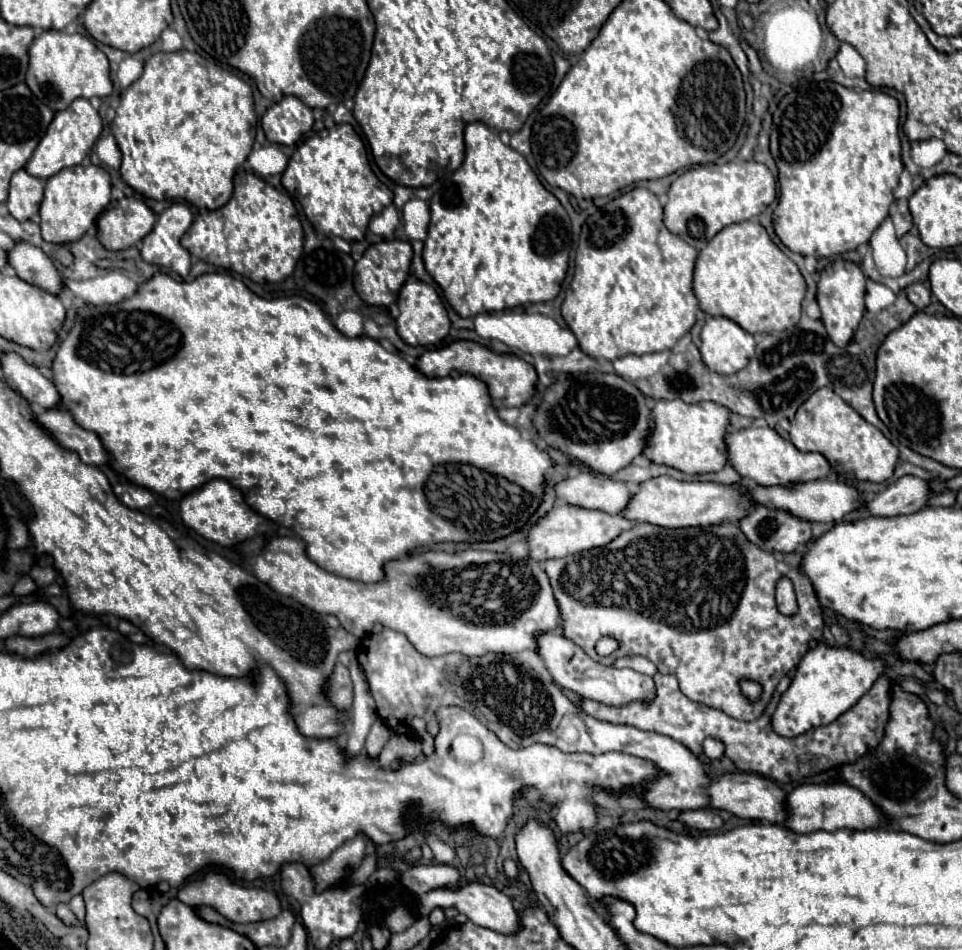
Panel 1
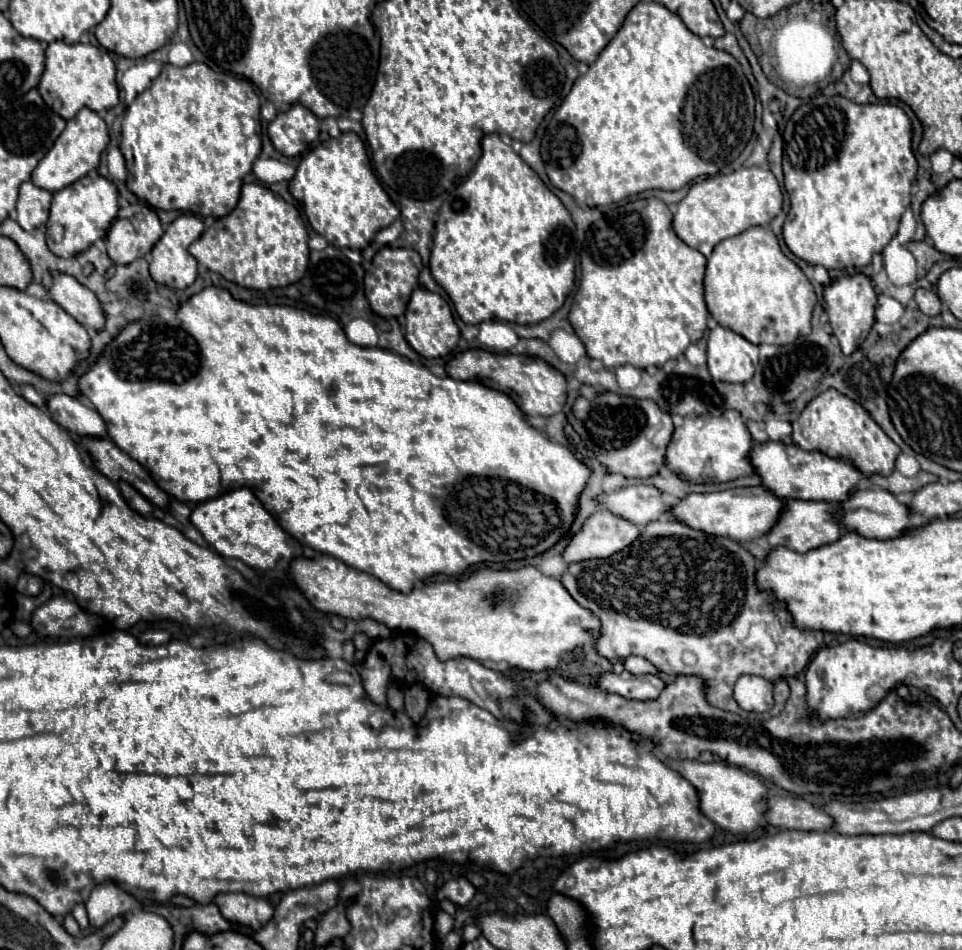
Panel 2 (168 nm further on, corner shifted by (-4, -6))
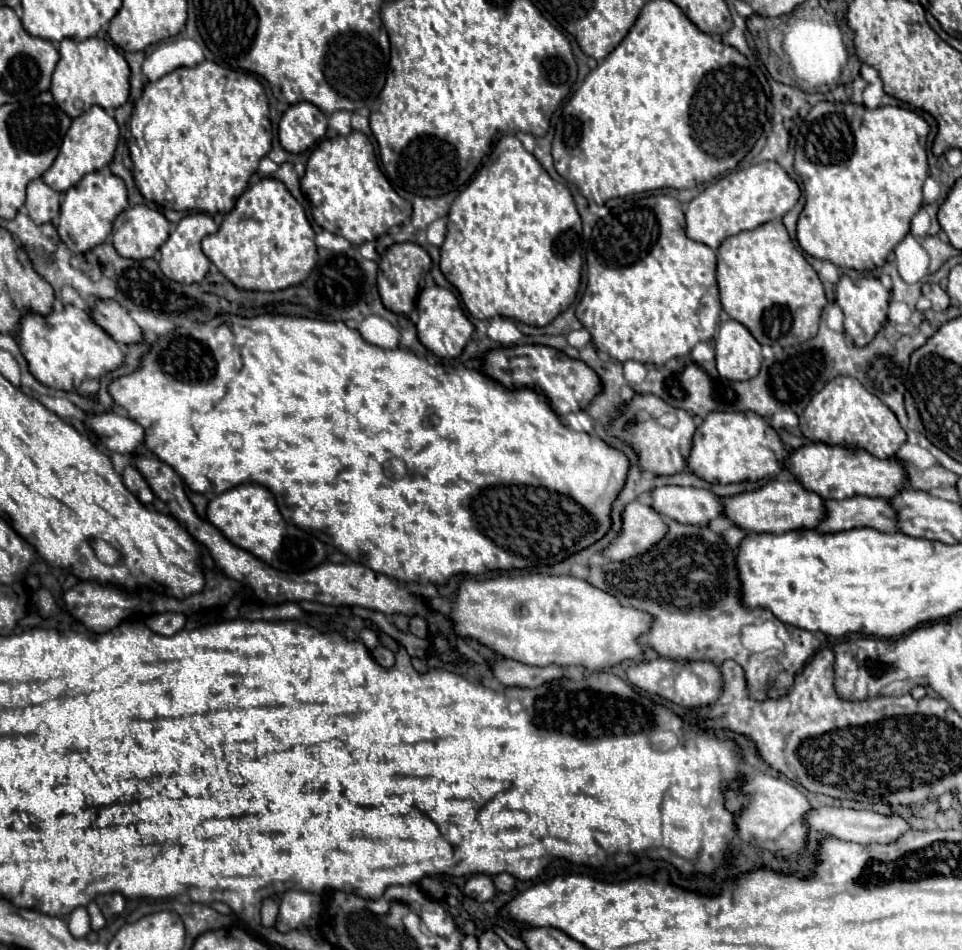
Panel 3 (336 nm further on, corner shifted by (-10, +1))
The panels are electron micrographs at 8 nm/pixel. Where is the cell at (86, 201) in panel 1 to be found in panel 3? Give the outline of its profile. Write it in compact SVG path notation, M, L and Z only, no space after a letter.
M108 170L90 172L76 186L64 192L60 204L60 224L56 230L60 234L60 240L72 252L88 252L110 236L114 218L126 208L128 208L128 196L124 180L110 174Z

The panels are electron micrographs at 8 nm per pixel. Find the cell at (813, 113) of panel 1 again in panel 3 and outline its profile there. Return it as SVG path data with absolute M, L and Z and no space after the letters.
M822 100L818 102L808 116L802 120L800 128L798 128L798 136L796 136L796 158L794 158L794 170L800 176L802 184L804 184L804 192L806 192L806 204L804 210L800 212L798 218L798 228L796 228L796 238L798 244L802 246L804 252L808 252L812 258L818 260L828 260L840 268L854 268L858 272L864 270L872 270L878 268L886 262L886 256L890 250L894 250L894 246L908 234L910 230L910 220L912 216L918 212L918 208L922 206L922 184L928 176L928 158L926 158L926 136L930 132L930 126L926 124L924 118L920 118L918 114L914 114L908 108L902 106L878 106L874 110L862 106L862 104L844 104L840 106L840 102L828 102Z

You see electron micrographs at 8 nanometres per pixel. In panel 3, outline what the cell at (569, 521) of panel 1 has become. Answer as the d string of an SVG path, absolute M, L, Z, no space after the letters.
M628 502L622 510L622 528L614 542L604 548L604 556L610 560L628 560L646 552L666 534L666 522L642 502Z

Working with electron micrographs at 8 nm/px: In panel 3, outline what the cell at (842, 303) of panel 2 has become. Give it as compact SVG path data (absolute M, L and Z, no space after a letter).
M842 276L836 284L836 304L844 312L844 332L852 338L854 346L866 346L886 320L888 290L874 276L862 276L856 280L850 276Z

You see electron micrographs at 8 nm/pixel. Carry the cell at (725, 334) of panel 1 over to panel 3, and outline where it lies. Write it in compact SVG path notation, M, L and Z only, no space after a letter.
M736 320L720 324L716 334L718 374L728 380L750 380L762 364L762 348L756 338Z

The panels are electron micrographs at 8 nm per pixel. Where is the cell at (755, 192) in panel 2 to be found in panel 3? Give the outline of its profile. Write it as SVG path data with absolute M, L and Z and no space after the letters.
M760 162L746 170L734 170L714 184L706 186L686 208L686 234L688 238L702 242L716 250L724 238L734 236L742 230L754 230L756 226L778 220L794 208L800 198L798 184L776 164Z

